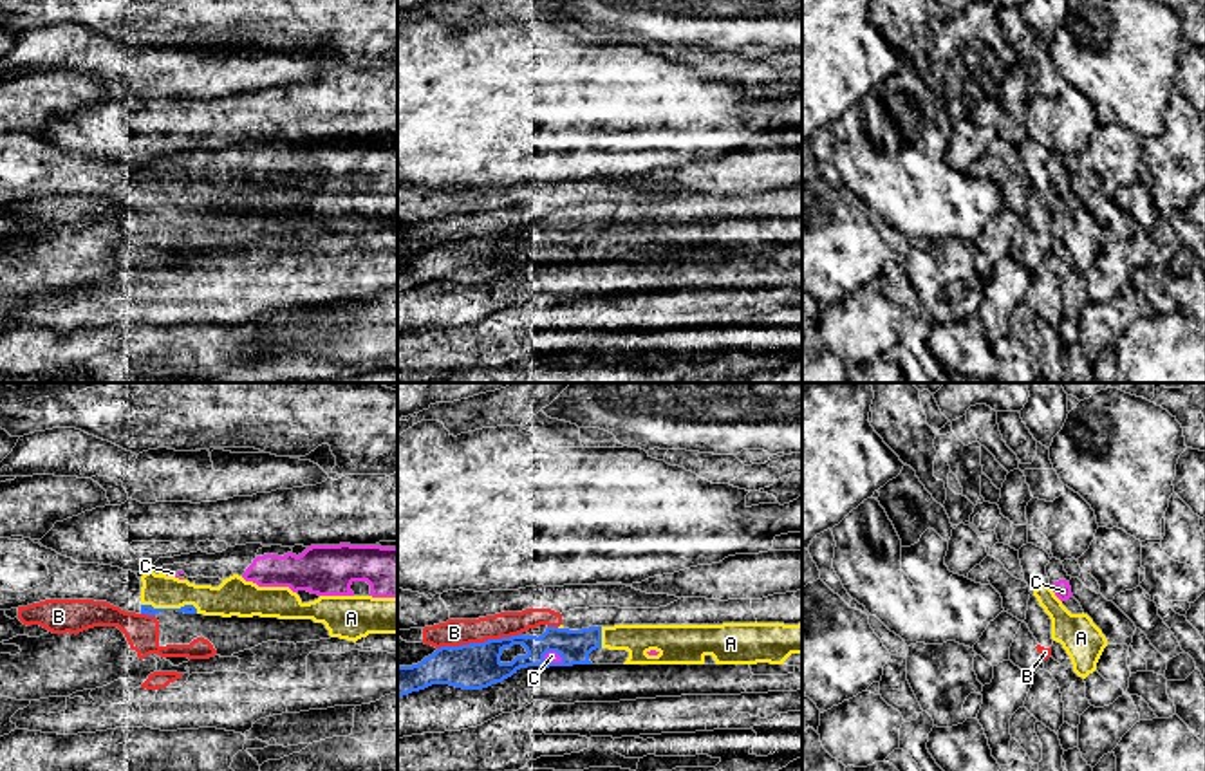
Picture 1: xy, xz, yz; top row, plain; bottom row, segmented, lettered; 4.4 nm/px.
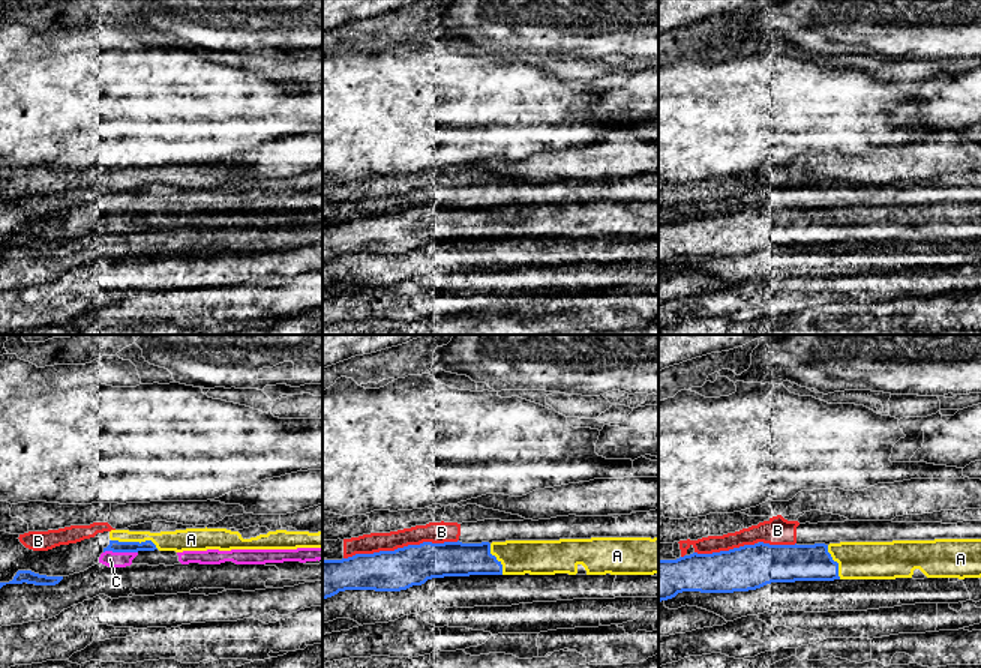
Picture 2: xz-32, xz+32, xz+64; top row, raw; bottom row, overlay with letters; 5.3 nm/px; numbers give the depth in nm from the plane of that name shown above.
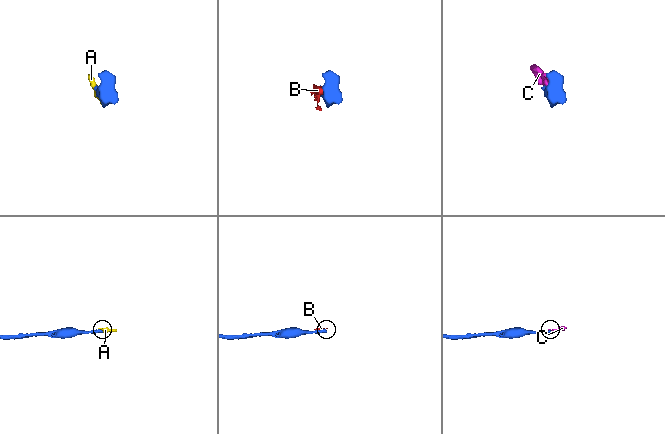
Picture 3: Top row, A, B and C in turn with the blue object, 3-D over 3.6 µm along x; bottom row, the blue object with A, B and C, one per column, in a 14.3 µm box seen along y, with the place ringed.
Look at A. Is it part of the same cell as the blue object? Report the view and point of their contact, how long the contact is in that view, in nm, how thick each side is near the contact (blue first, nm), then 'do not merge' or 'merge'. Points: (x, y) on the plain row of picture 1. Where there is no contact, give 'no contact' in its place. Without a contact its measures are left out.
meets blue in xy at (172, 204); contact 260 nm long; 50 nm thick on the blue side, 150 nm on the other; merge

